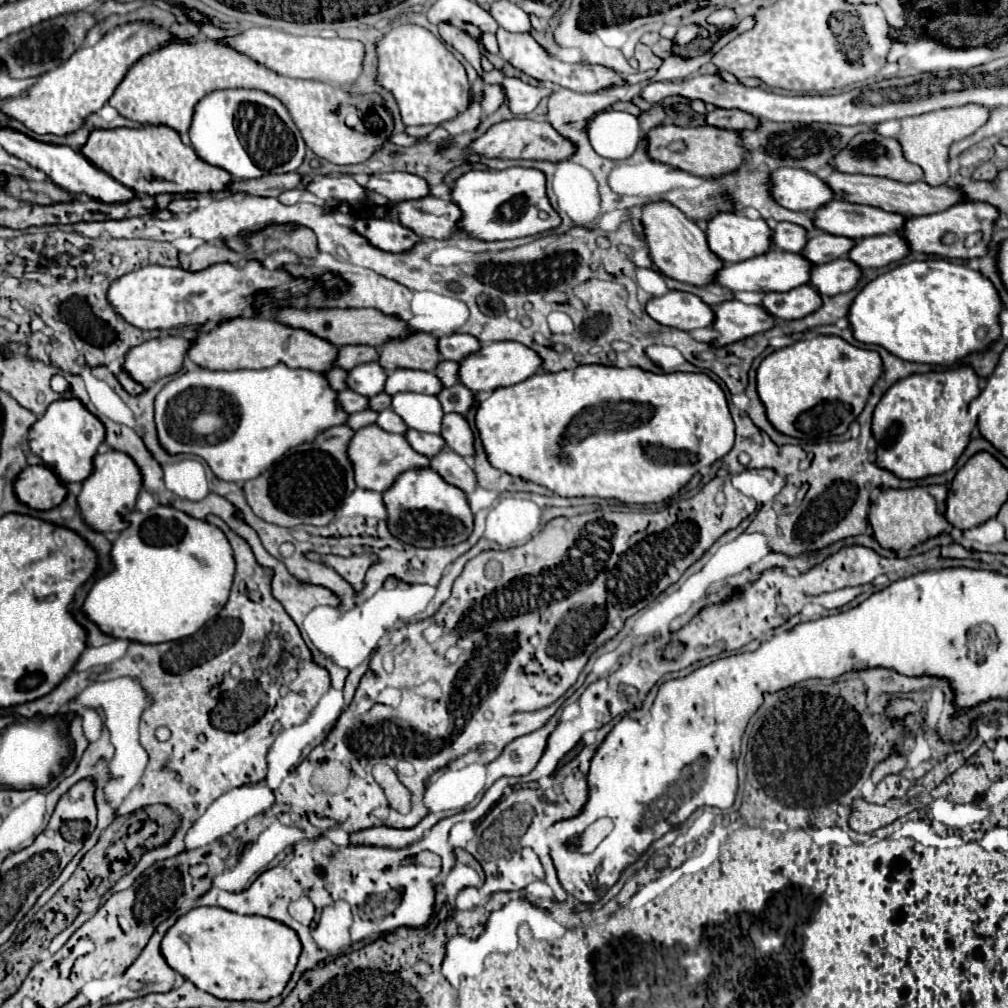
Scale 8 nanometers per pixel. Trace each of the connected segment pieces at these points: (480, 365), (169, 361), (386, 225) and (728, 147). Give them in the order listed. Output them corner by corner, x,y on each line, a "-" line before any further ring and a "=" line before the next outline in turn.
500,341
500,343
484,345
478,353
472,353
470,357
466,357
460,363
460,381
476,393
482,393
482,391
490,393
500,387
516,385
528,379
530,375
534,375
538,369
540,369
540,355
536,355
534,349
516,341
=
162,337
144,341
142,345
128,351
124,369
134,381
142,385
154,383
162,377
182,371
188,347
192,347
192,341
182,337
=
356,219
352,227
368,237
372,245
392,253
410,251
420,241
414,231
408,231
408,227
396,223
396,219
=
654,127
644,133
650,139
650,159
674,165
698,177
720,177
732,173
744,161
744,145
740,143
740,131
728,131
718,127

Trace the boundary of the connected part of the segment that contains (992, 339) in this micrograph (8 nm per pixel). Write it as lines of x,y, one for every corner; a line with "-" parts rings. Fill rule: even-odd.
928,259
898,265
870,281
854,299
848,319
854,337
860,343
876,343
904,361
928,365
954,365
970,353
988,351
1000,339
998,317
1002,309
1004,305
994,283
980,271
966,267
966,263
954,263
948,259

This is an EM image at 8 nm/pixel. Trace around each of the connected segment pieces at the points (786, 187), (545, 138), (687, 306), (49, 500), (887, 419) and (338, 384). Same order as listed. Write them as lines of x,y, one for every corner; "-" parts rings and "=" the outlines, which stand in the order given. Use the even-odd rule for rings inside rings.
780,167
772,173
774,199
792,211
812,213
834,199
834,191
812,171
=
510,119
490,127
488,133
478,137
472,143
472,149
486,157
500,159
546,159
552,163
566,161
576,153
576,145
564,139
548,121
532,121
532,119
=
670,291
662,297
652,297
646,311
658,323
684,331
710,327
714,319
714,309
710,305
706,305
698,295
684,291
=
44,465
26,467
18,475
14,489
22,503
40,511
58,507
68,495
68,487
60,483
56,475
52,475
50,467
44,467
=
972,367
910,375
908,379
900,379
900,383
894,383
876,405
872,417
872,435
876,439
878,467
884,467
898,479
924,479
928,475
940,475
952,469
956,459
968,445
972,429
976,427
976,421
968,415
968,405
976,395
980,395
980,387
978,375
972,371
=
334,367
334,369
330,369
330,371
326,373
326,377
328,377
330,385
332,385
336,391
348,389
348,385
344,383
344,379
348,377
348,371
340,371
340,367

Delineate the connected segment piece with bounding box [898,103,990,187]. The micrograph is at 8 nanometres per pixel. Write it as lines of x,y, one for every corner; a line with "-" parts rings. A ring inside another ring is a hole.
966,103
964,107
950,107
940,111
930,111
924,115
909,116
901,119
898,141
904,149
904,157
910,163
916,163
924,169
924,181
932,187
944,185
948,181
948,149
954,141
962,141
980,129
990,117
988,107
980,107
976,103
-
962,111
962,113
960,113
-
920,123
920,127
918,127

